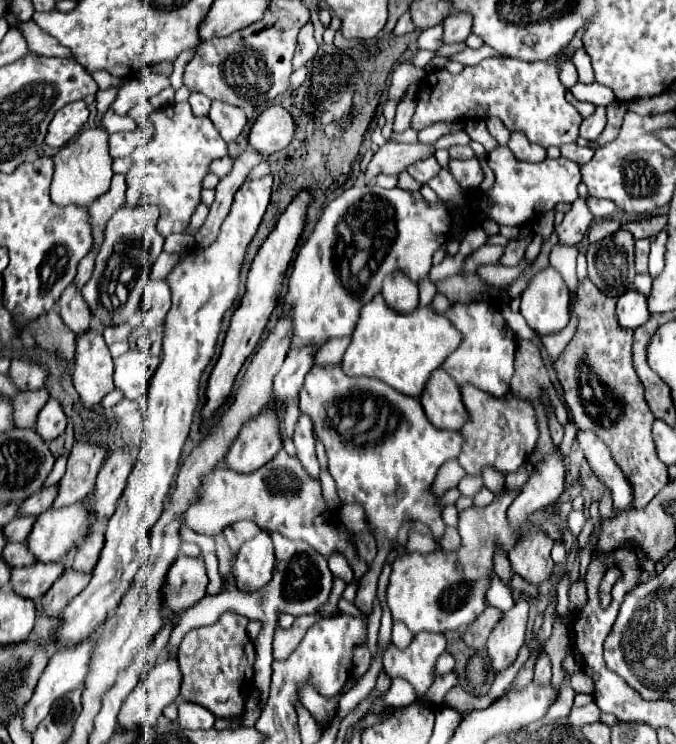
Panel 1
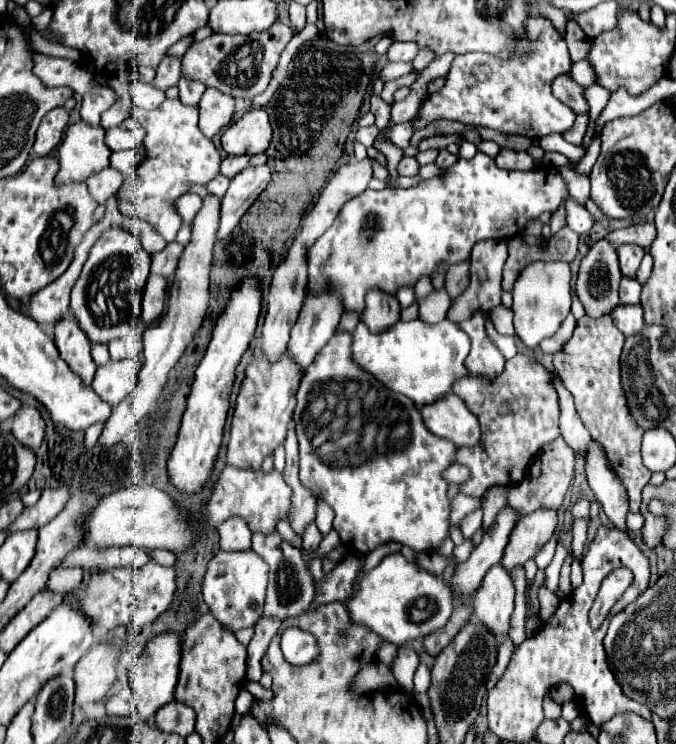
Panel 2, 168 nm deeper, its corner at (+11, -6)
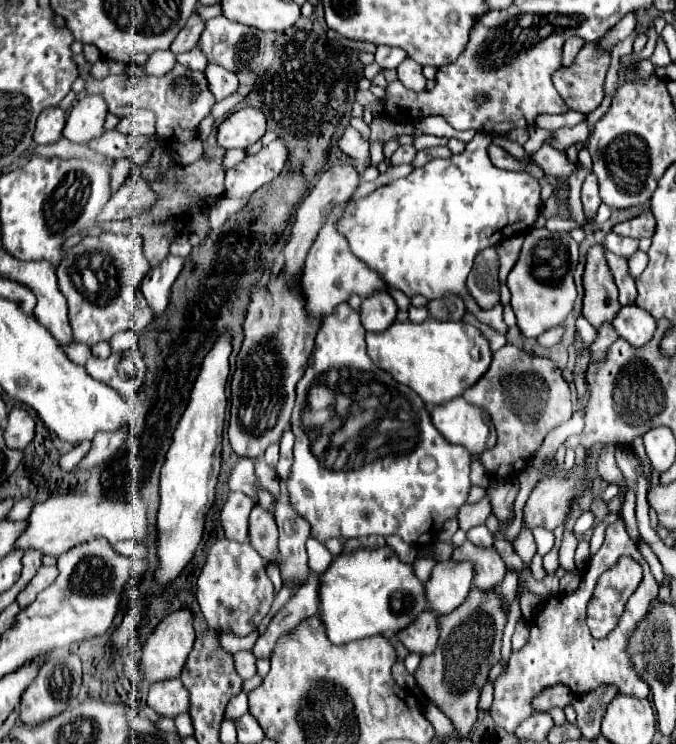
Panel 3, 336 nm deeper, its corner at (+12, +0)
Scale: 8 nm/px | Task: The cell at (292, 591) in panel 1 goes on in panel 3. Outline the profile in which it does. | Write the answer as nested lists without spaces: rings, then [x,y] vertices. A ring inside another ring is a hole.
[[[256,504],[250,514],[250,544],[266,560],[274,560],[278,556],[276,552],[278,528],[274,516],[268,510],[264,510],[260,504]]]

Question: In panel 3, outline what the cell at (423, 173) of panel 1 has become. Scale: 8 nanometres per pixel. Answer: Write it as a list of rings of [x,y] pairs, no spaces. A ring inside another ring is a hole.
[[[408,144],[408,146],[400,146],[400,148],[392,154],[390,162],[392,162],[392,166],[400,166],[400,164],[408,164],[414,156],[416,156],[416,148]]]

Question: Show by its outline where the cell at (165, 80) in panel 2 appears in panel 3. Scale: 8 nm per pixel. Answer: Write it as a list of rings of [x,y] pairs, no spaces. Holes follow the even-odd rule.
[[[194,12],[192,18],[188,20],[188,24],[180,30],[176,40],[172,42],[170,50],[174,54],[180,54],[180,52],[188,52],[188,48],[194,48],[198,44],[198,40],[200,40],[200,34],[202,34],[204,26],[206,26],[206,22],[198,16],[198,12]]]

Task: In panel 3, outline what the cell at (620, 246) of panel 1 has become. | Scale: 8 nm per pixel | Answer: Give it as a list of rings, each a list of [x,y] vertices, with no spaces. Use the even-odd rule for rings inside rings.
[[[592,246],[588,250],[586,270],[584,270],[584,306],[582,316],[594,326],[600,328],[604,322],[612,322],[620,312],[618,288],[606,264],[602,246]]]

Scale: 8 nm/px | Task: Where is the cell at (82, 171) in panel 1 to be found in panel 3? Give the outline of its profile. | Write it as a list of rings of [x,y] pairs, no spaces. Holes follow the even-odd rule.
[[[82,94],[68,114],[64,136],[76,144],[98,138],[104,132],[106,114],[108,104],[100,94]]]

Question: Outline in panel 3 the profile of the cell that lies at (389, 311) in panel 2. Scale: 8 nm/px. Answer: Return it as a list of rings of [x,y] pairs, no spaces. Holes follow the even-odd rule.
[[[374,292],[362,300],[362,326],[368,332],[382,332],[396,320],[396,312],[398,308],[388,292]]]

